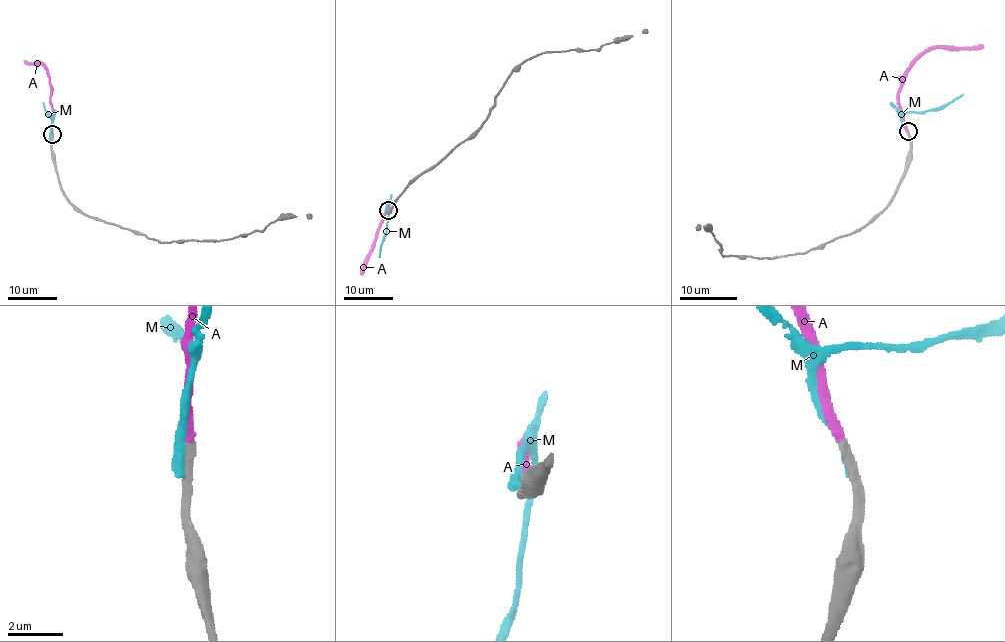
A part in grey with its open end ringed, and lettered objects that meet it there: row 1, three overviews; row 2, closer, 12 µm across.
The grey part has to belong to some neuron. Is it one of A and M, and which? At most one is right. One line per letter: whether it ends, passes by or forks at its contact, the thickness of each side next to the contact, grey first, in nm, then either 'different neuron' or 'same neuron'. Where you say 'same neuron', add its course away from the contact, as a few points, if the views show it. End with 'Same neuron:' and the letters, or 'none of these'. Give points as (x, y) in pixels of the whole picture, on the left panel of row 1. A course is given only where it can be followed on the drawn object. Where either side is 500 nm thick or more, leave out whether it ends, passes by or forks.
A: it ends; calibres 360 and 320 nm; same neuron; course (52, 134), (48, 72), (41, 63), (29, 63), (24, 60)
M: it ends; calibres 440 and 460 nm; different neuron
Same neuron: A

